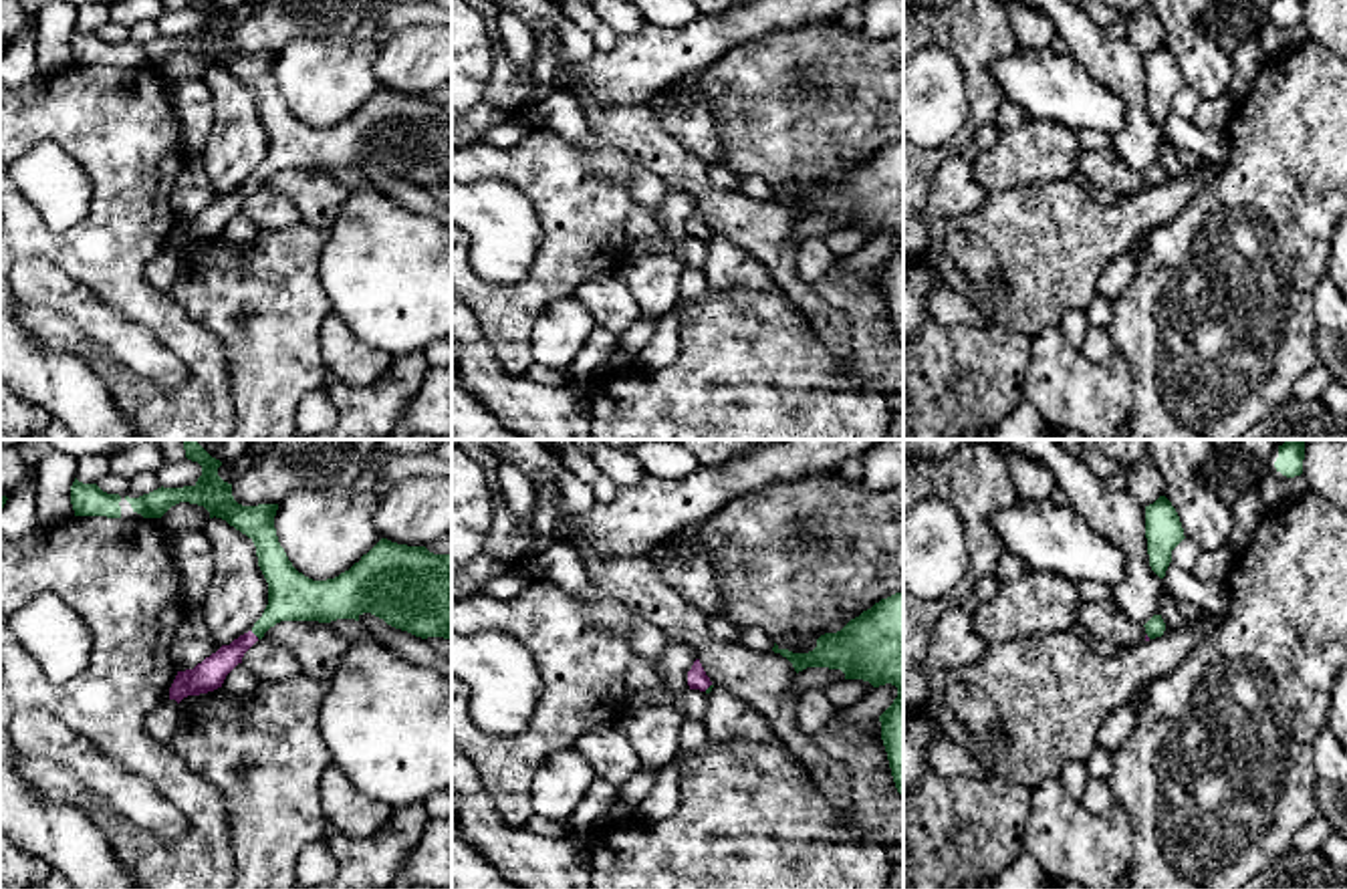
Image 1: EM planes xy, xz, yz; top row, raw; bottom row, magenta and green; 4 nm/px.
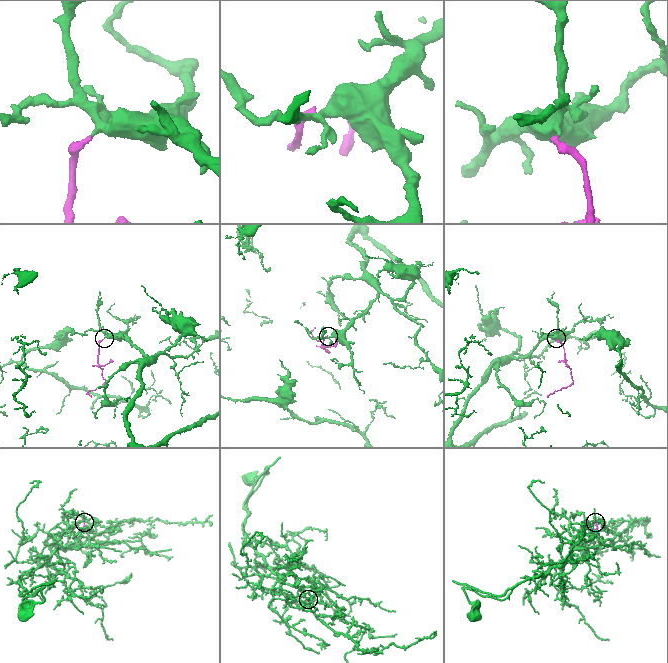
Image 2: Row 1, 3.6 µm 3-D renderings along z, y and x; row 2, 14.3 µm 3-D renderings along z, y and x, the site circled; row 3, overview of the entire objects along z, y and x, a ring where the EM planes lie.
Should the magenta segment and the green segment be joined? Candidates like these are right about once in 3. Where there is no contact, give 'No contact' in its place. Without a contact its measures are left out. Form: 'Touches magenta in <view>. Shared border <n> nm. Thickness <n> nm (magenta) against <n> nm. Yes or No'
Touches magenta in xy. Shared border 50 nm. Thickness 120 nm (magenta) against 190 nm. Yes

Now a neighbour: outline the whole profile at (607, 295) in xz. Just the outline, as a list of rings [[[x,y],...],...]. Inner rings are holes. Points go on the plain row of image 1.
[[[605,270],[585,278],[573,296],[589,308],[599,329],[617,337],[641,319],[641,308],[621,270]]]

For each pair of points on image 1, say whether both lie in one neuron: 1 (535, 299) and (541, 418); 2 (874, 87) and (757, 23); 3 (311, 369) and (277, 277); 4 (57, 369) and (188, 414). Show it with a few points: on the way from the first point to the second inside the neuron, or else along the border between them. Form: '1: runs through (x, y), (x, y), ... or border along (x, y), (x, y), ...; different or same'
1: border along (491, 343), (495, 359), (509, 373), (523, 377); different
2: border along (817, 21), (787, 31), (773, 31), (730, 53); different
3: runs through (289, 347), (277, 335), (277, 299); same
4: border along (73, 351), (99, 375), (113, 406), (126, 418); different

